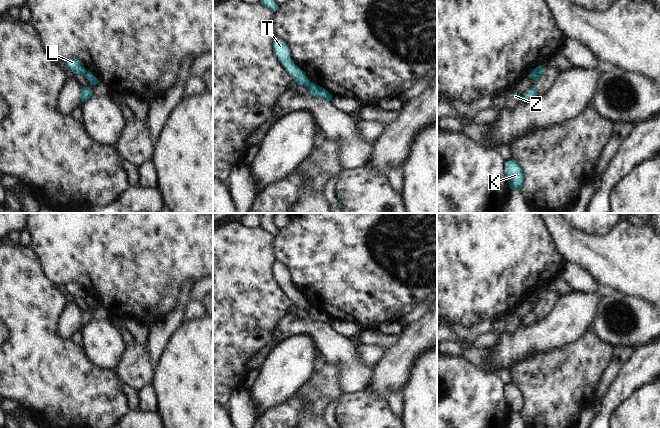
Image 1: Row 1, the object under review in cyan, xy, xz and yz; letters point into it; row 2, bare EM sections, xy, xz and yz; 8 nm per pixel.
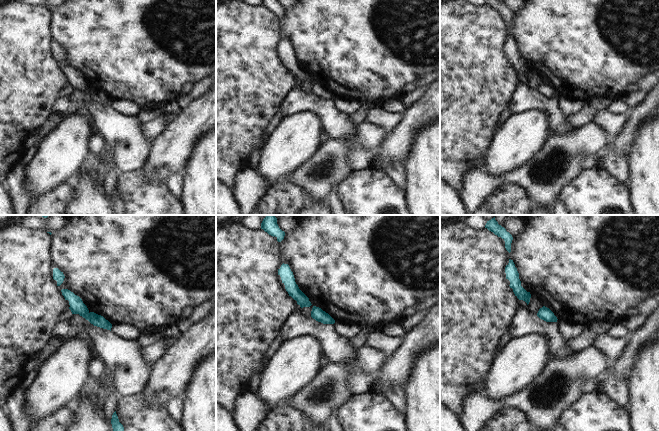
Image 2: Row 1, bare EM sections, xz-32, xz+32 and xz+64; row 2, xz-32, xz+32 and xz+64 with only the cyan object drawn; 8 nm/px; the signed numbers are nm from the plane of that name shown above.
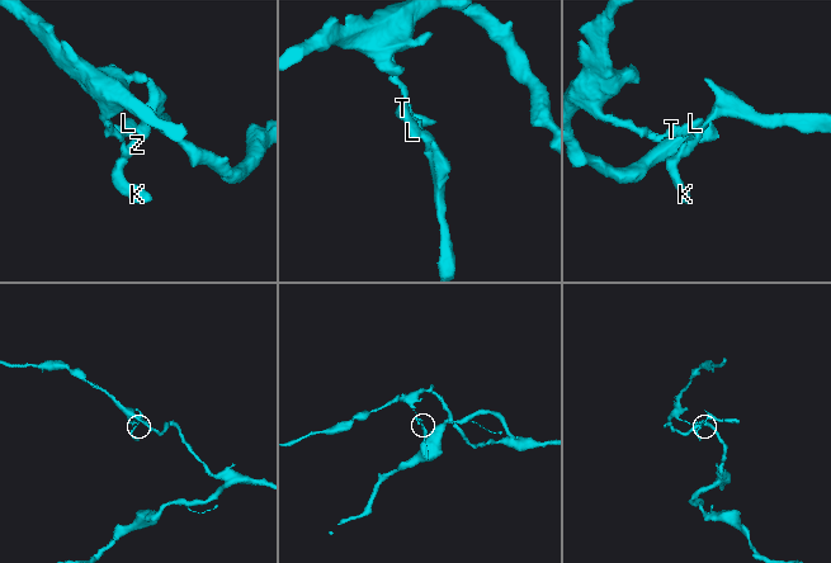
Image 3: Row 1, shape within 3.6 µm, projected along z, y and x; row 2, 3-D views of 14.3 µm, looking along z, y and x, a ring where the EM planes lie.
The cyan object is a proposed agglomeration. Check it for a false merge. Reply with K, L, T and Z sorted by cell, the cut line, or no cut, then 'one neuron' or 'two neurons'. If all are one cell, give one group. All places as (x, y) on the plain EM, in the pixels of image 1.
groups K Z / L T; cut xz (310, 306), (307, 310); two neurons

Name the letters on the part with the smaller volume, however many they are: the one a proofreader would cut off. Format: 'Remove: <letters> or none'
Remove: K, Z

